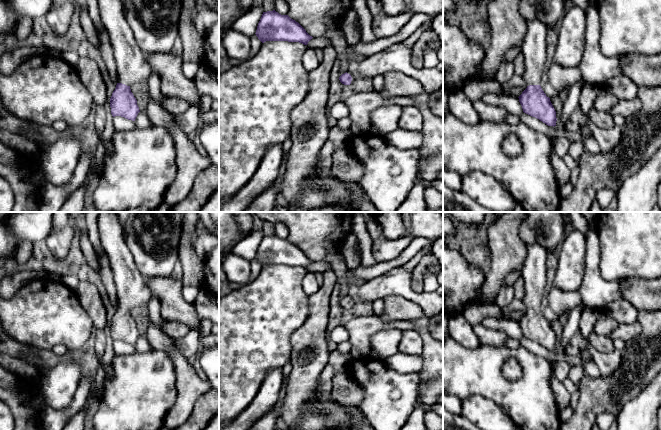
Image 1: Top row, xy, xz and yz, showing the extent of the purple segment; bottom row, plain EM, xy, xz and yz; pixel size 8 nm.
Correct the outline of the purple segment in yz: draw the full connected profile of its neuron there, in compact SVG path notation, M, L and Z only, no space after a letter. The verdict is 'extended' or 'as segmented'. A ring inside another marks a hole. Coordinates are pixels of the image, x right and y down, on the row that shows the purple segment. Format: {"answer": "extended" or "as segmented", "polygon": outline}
{"answer": "extended", "polygon": "M534 19L527 23L521 53L524 57L524 72L521 76L527 88L518 97L523 112L539 119L548 126L556 126L556 111L541 86L541 74L547 59L546 25Z"}

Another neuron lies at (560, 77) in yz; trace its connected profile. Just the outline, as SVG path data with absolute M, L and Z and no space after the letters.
M553 62L548 71L550 85L557 91L561 92L564 88L571 88L576 83L581 83L583 87L586 85L582 82L582 74L578 67L563 67L558 63Z

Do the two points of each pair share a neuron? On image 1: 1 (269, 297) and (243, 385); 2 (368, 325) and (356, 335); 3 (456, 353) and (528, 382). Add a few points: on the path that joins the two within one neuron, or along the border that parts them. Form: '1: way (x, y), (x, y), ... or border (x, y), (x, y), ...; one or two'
1: way (258, 319), (243, 336), (243, 363); one
2: way (365, 327), (359, 332); one
3: way (474, 371), (478, 371), (494, 386), (510, 386); one

